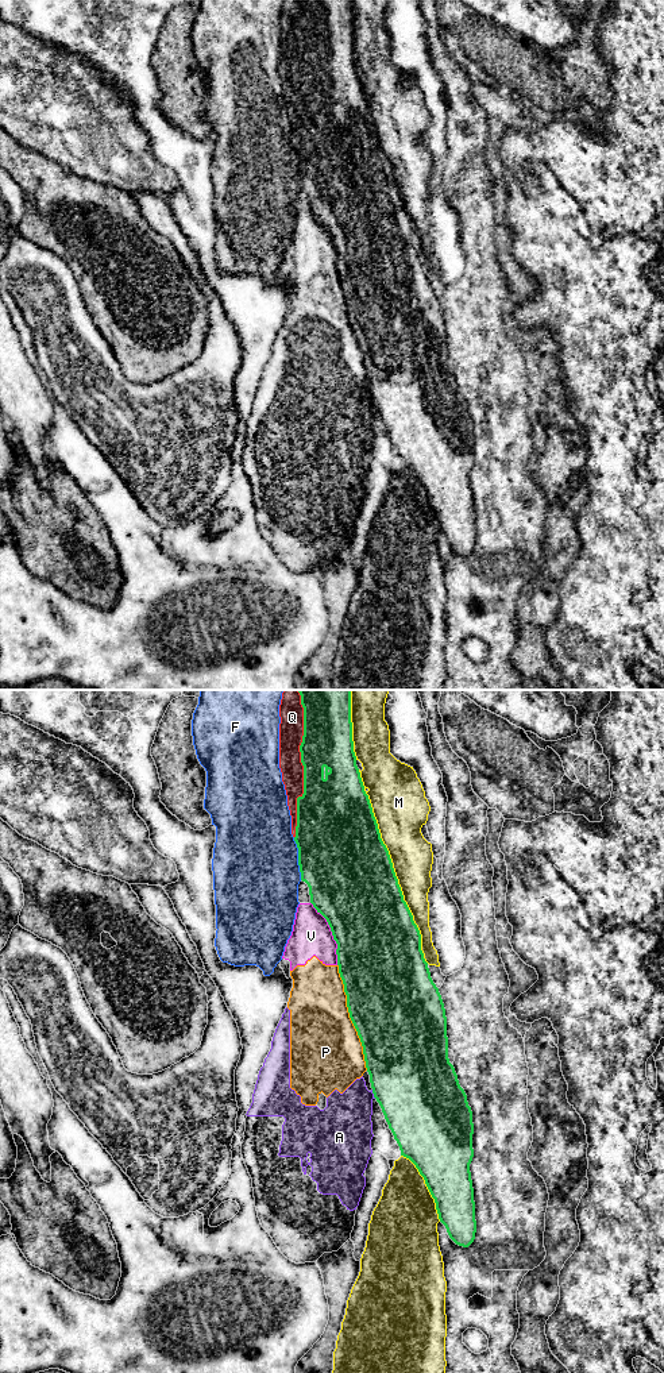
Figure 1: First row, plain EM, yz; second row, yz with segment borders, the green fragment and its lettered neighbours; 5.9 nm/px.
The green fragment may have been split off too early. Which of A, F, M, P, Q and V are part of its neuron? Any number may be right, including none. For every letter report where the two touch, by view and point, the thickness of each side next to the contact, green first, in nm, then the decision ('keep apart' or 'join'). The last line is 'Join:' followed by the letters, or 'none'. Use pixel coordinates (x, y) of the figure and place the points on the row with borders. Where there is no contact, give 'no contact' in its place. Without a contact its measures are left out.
A: meets green in yz at (373, 1092); 500 nm thick on the green side, 300 nm on the other; keep apart
F: meets green in yz at (298, 859); 500 nm thick on the green side, 500 nm on the other; keep apart
M: meets green in yz at (392, 867); 500 nm thick on the green side, 260 nm on the other; keep apart
P: meets green in yz at (350, 1017); 500 nm thick on the green side, 420 nm on the other; keep apart
Q: meets green in yz at (302, 764); 300 nm thick on the green side, 140 nm on the other; join
V: meets green in yz at (332, 933); 480 nm thick on the green side, 240 nm on the other; keep apart
Join: Q

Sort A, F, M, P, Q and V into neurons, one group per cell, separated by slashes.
A P V / F / M / Q

